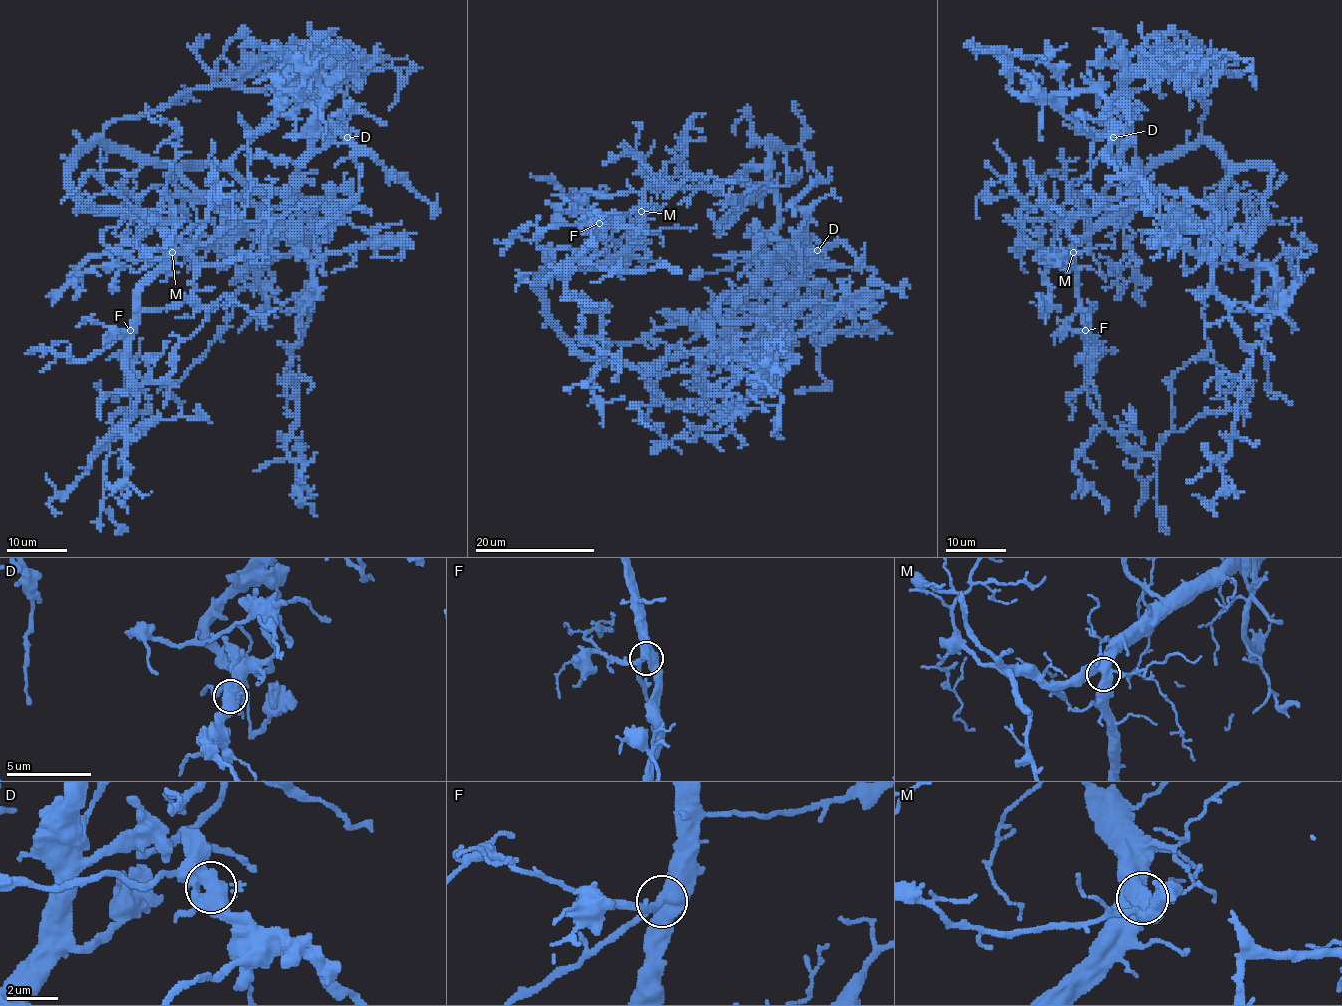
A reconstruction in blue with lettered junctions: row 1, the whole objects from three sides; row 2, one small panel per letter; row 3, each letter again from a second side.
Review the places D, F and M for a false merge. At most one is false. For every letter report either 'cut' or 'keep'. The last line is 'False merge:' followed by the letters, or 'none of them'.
D: keep
F: keep
M: keep
False merge: none of them

